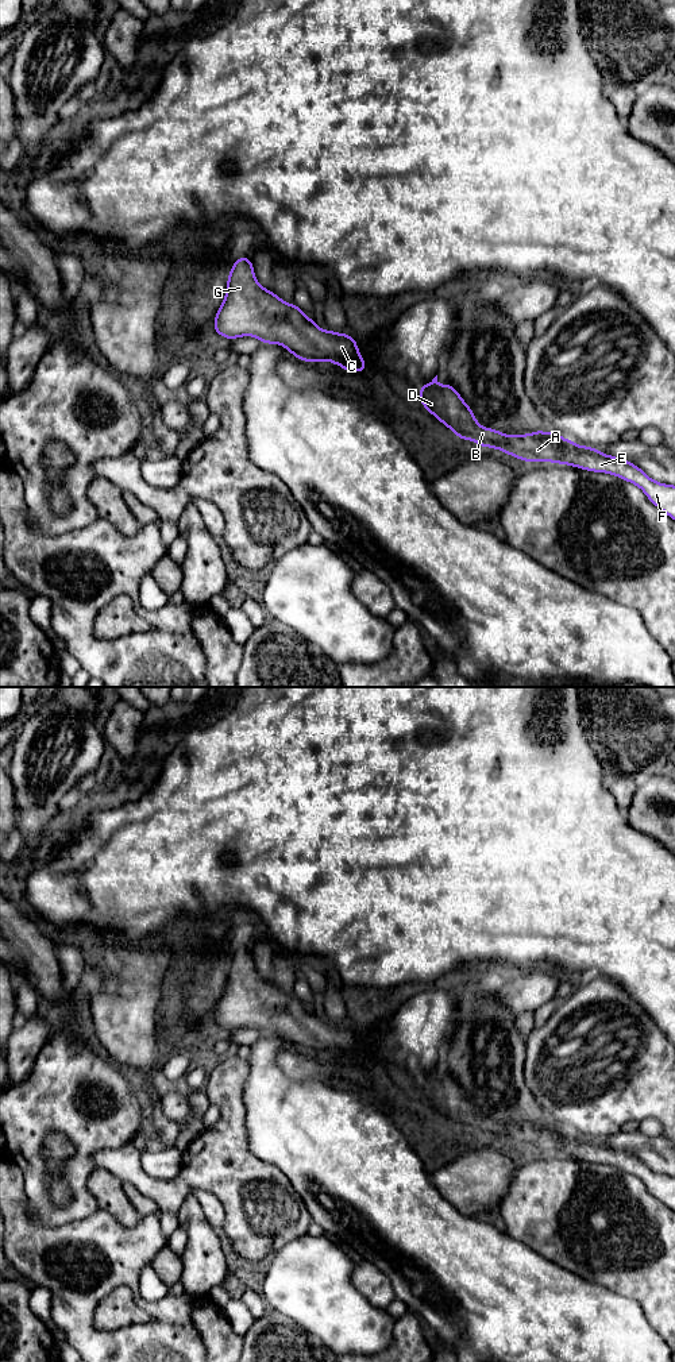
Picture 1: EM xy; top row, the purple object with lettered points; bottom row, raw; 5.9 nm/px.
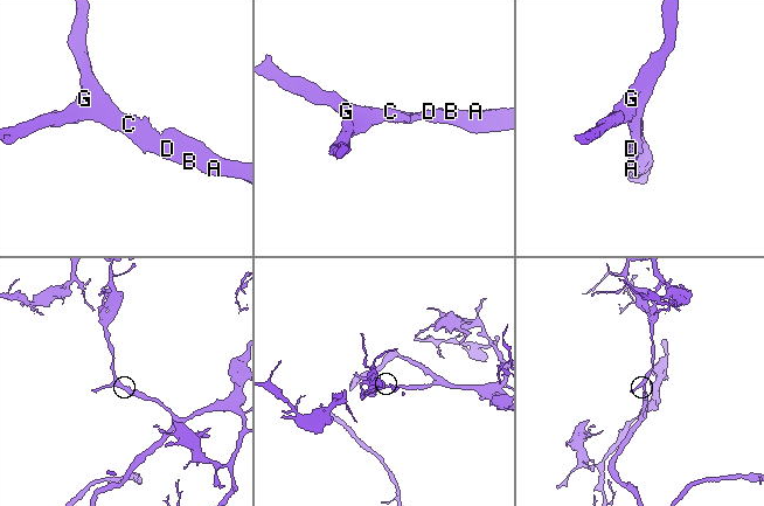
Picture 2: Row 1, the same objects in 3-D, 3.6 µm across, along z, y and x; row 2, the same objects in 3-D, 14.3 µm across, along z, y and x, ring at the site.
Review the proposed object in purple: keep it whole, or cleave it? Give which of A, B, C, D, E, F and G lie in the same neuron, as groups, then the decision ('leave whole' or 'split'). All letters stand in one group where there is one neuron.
A B C D E F G | leave whole

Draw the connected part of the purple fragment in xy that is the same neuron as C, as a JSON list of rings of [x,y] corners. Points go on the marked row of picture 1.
[[[248,256],[235,259],[227,279],[224,301],[213,320],[213,331],[227,340],[252,336],[265,344],[281,344],[302,362],[328,360],[350,374],[366,373],[367,363],[362,358],[356,339],[348,333],[321,329],[296,304],[286,304],[281,297],[259,285]]]

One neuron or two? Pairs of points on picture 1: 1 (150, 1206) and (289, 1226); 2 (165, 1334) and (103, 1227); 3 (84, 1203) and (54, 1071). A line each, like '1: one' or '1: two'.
1: two
2: one
3: one

